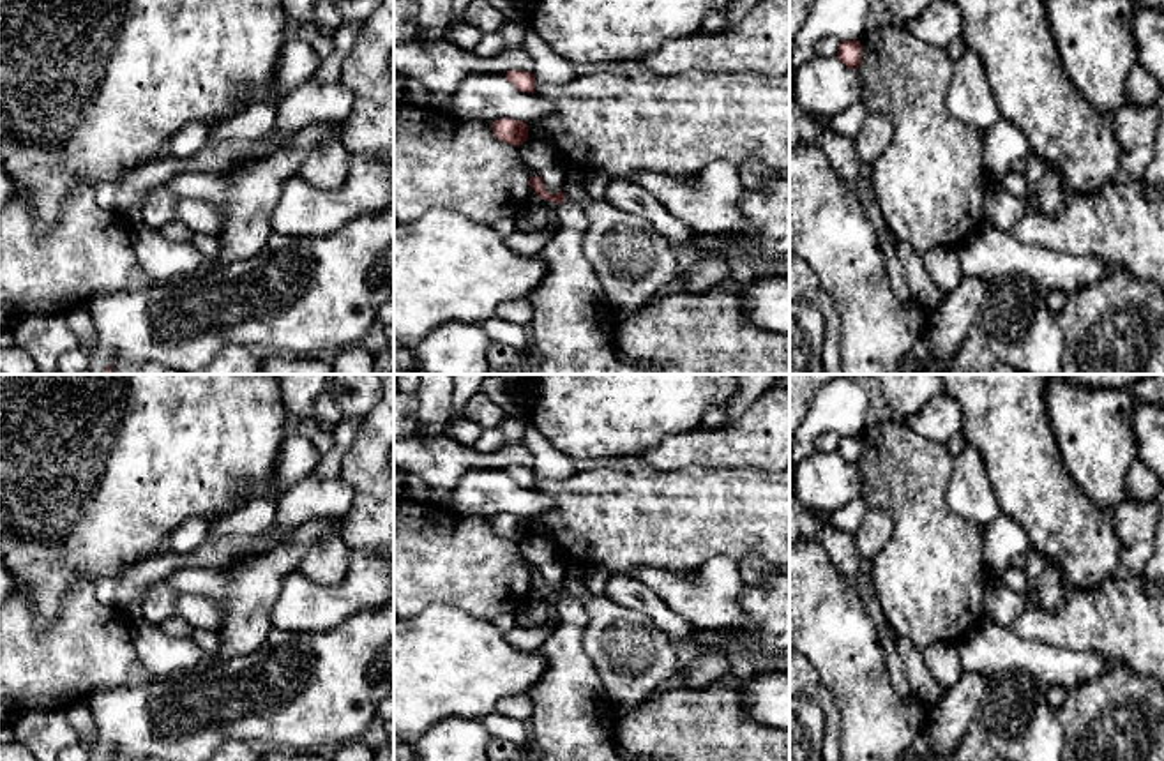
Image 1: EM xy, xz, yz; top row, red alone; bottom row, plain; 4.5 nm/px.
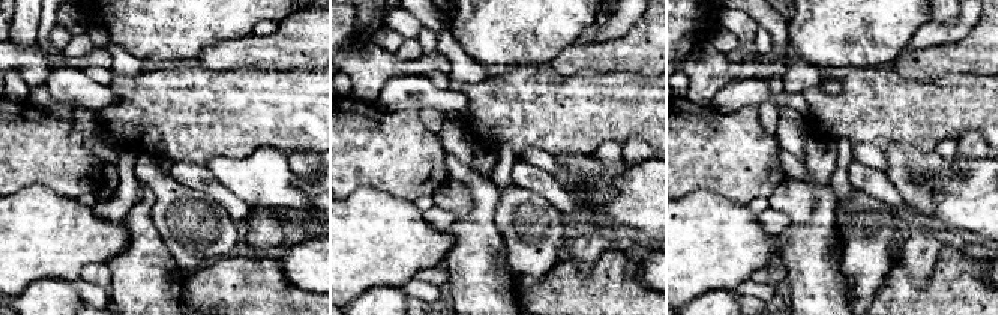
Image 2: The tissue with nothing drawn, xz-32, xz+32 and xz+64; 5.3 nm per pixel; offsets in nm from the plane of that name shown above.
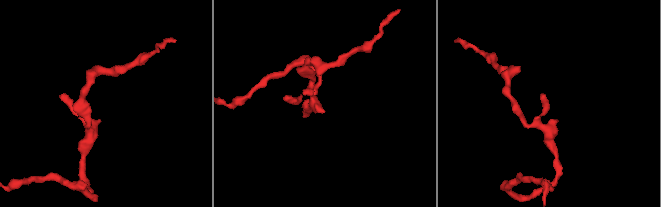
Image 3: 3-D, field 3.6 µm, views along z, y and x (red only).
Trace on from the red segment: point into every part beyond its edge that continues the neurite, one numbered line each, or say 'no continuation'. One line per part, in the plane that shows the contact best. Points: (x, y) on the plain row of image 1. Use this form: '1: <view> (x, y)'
1: xz (573, 721)

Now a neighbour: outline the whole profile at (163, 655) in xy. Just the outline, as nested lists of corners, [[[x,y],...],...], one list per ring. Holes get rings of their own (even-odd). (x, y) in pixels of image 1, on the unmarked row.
[[[147,620],[129,622],[131,639],[140,662],[152,678],[166,680],[189,671],[203,659],[203,650],[189,636],[170,636],[163,625]]]

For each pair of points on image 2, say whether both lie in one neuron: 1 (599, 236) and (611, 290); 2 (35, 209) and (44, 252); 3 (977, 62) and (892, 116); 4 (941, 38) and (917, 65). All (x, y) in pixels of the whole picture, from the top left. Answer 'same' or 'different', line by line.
1: different
2: same
3: different
4: different

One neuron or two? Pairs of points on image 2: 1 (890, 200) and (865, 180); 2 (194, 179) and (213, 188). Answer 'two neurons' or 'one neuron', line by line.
1: one neuron
2: one neuron

